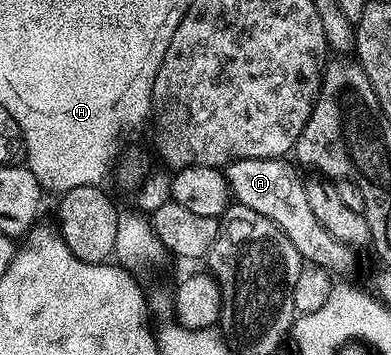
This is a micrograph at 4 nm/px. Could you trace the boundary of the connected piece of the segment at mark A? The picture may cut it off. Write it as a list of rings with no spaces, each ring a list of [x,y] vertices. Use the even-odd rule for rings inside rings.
[[[242,158],[230,163],[225,170],[227,183],[231,186],[232,199],[245,208],[253,208],[253,212],[261,212],[289,240],[293,240],[293,248],[297,248],[300,259],[322,270],[351,270],[355,266],[356,251],[346,242],[333,236],[313,216],[309,209],[309,200],[305,197],[303,178],[283,158]],[[355,253],[355,254],[354,254]]]

